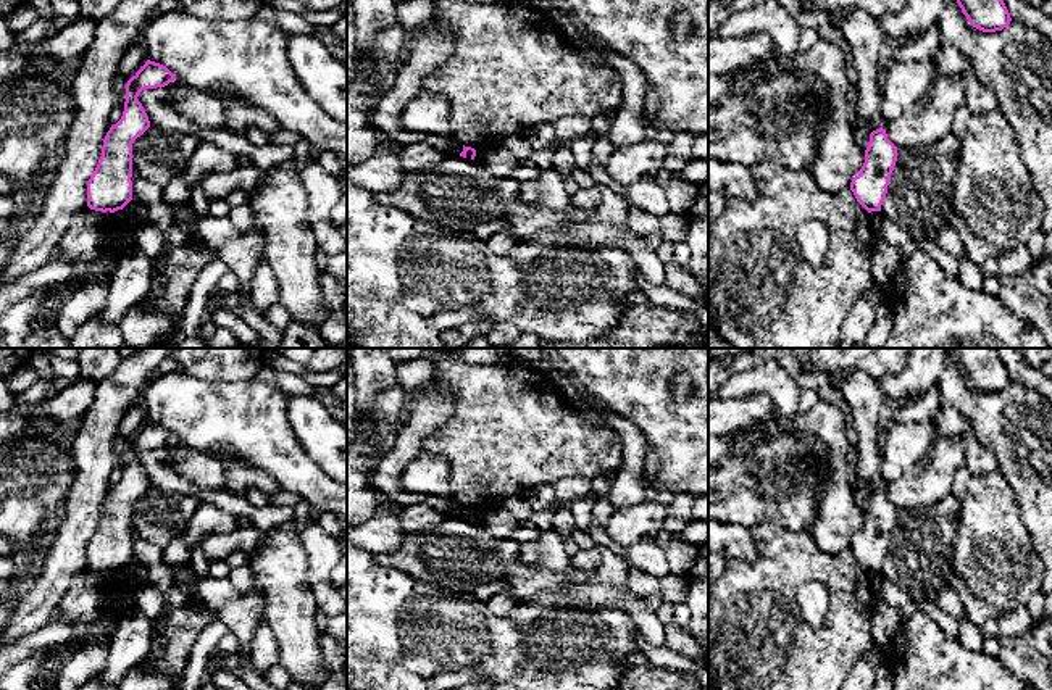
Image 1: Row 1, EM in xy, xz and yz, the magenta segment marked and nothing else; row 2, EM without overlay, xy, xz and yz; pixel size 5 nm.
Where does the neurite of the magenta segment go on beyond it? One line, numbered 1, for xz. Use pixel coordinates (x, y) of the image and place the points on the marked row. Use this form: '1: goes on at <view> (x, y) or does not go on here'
1: does not go on here

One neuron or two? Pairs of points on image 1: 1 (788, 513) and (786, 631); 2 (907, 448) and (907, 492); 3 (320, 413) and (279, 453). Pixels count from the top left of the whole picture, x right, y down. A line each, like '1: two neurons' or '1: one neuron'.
1: two neurons
2: two neurons
3: two neurons

